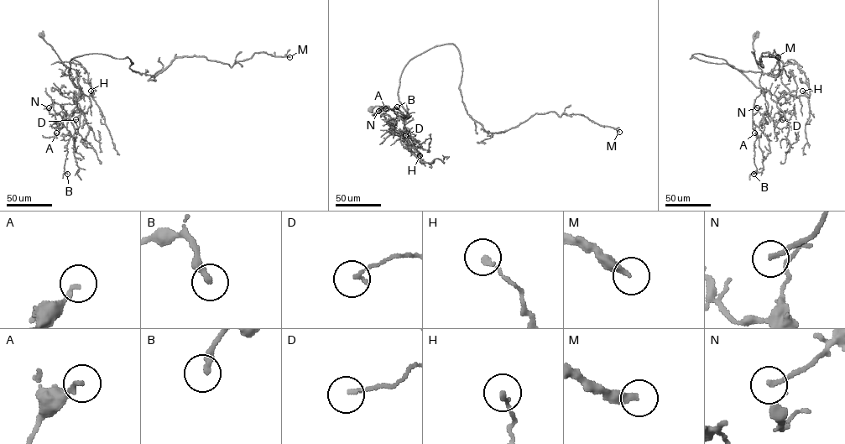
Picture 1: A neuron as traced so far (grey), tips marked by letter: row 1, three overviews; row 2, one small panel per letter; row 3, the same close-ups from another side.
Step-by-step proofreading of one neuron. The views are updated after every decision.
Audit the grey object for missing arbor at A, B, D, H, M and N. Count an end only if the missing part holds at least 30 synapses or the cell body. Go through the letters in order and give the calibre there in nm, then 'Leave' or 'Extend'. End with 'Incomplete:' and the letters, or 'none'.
A: Thickness 180 nm. Leave
B: Thickness 280 nm. Leave
D: Thickness 150 nm. Leave
H: Thickness 160 nm. Leave
M: Thickness 320 nm. Extend
N: Thickness 160 nm. Leave
Incomplete: M

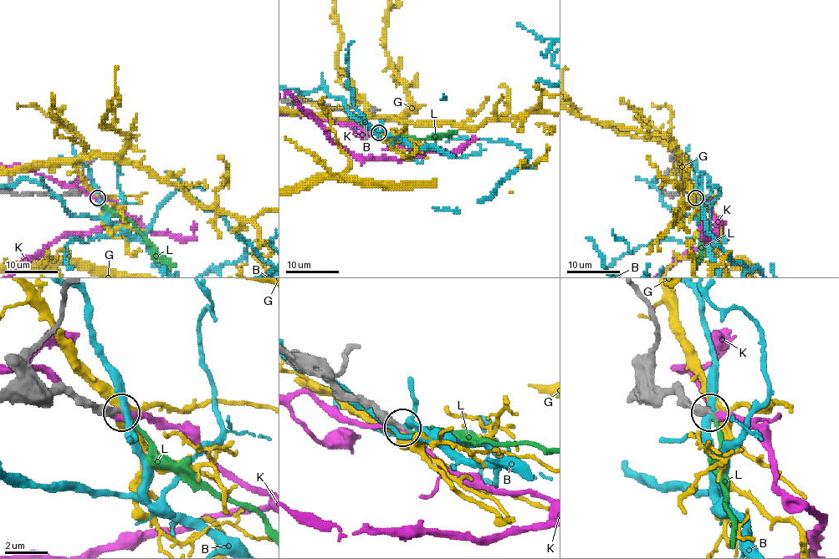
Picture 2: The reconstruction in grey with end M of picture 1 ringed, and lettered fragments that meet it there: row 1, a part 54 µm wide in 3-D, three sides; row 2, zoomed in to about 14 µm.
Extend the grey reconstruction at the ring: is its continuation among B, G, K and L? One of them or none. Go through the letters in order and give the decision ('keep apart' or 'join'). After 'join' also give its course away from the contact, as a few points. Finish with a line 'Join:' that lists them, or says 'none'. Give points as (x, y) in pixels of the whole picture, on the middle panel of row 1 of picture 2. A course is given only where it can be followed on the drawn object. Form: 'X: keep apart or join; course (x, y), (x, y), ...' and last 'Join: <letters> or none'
B: keep apart
G: keep apart
K: keep apart
L: join
Join: L

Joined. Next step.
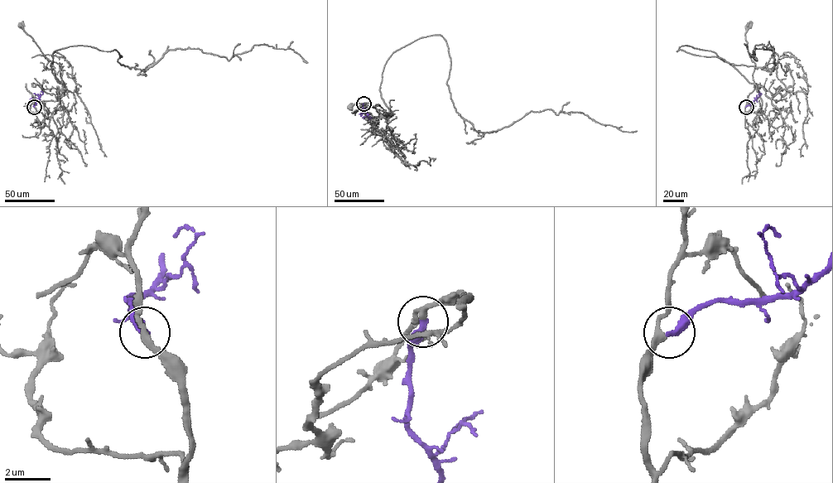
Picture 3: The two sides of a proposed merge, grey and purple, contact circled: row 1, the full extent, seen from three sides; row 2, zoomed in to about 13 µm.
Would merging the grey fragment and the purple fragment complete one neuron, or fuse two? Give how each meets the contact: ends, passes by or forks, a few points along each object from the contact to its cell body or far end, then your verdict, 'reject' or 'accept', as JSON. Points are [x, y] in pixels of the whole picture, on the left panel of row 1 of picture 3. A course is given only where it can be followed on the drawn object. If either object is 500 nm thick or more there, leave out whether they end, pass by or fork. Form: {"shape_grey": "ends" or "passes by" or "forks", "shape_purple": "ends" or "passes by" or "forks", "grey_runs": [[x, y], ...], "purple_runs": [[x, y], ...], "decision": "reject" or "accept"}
{"shape_grey": "passes by", "shape_purple": "ends", "grey_runs": [[34, 107], [41, 127], [49, 126], [59, 103], [58, 90], [63, 91], [62, 70], [45, 55], [20, 26]], "purple_runs": [[34, 107], [43, 92], [40, 91]], "decision": "accept"}

